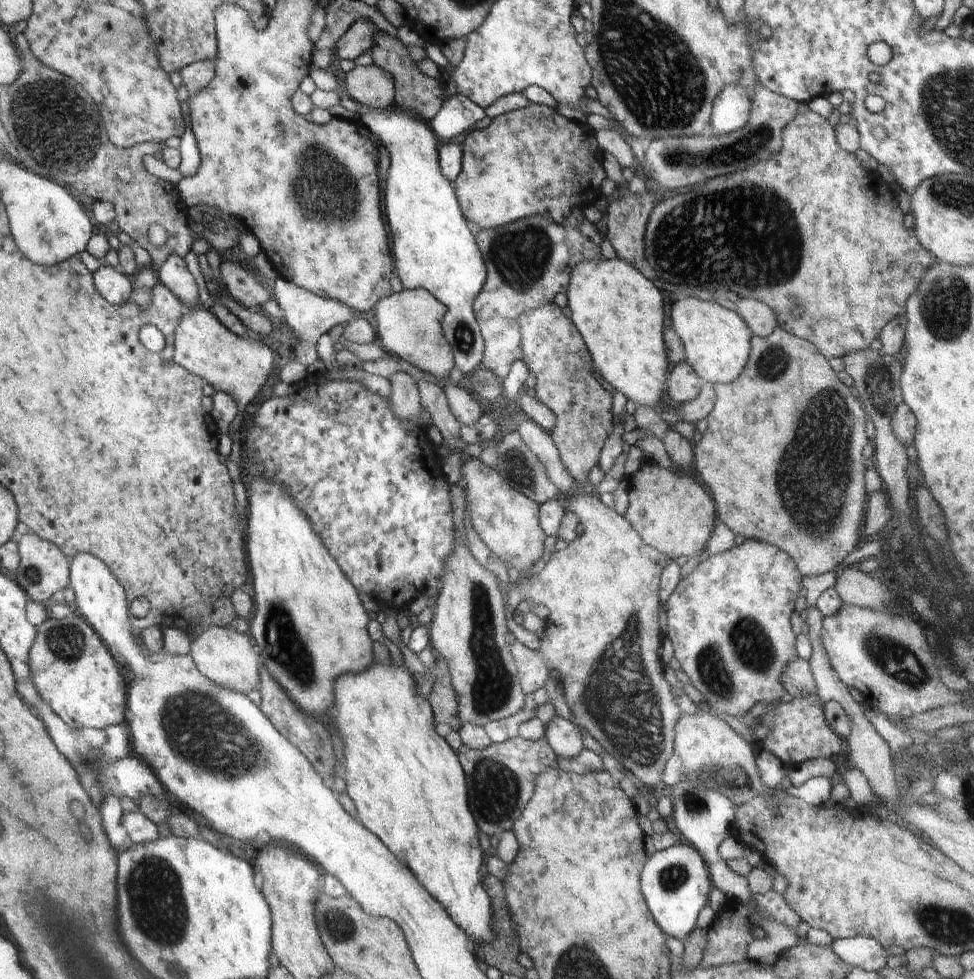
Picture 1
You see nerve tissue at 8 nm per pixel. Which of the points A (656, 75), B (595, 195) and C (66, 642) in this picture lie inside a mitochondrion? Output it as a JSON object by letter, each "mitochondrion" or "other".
{"A":"mitochondrion","B":"other","C":"mitochondrion"}

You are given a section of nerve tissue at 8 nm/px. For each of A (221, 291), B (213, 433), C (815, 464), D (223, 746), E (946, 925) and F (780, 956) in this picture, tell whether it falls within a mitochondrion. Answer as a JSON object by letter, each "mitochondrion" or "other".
{"A":"other","B":"other","C":"mitochondrion","D":"mitochondrion","E":"mitochondrion","F":"other"}

